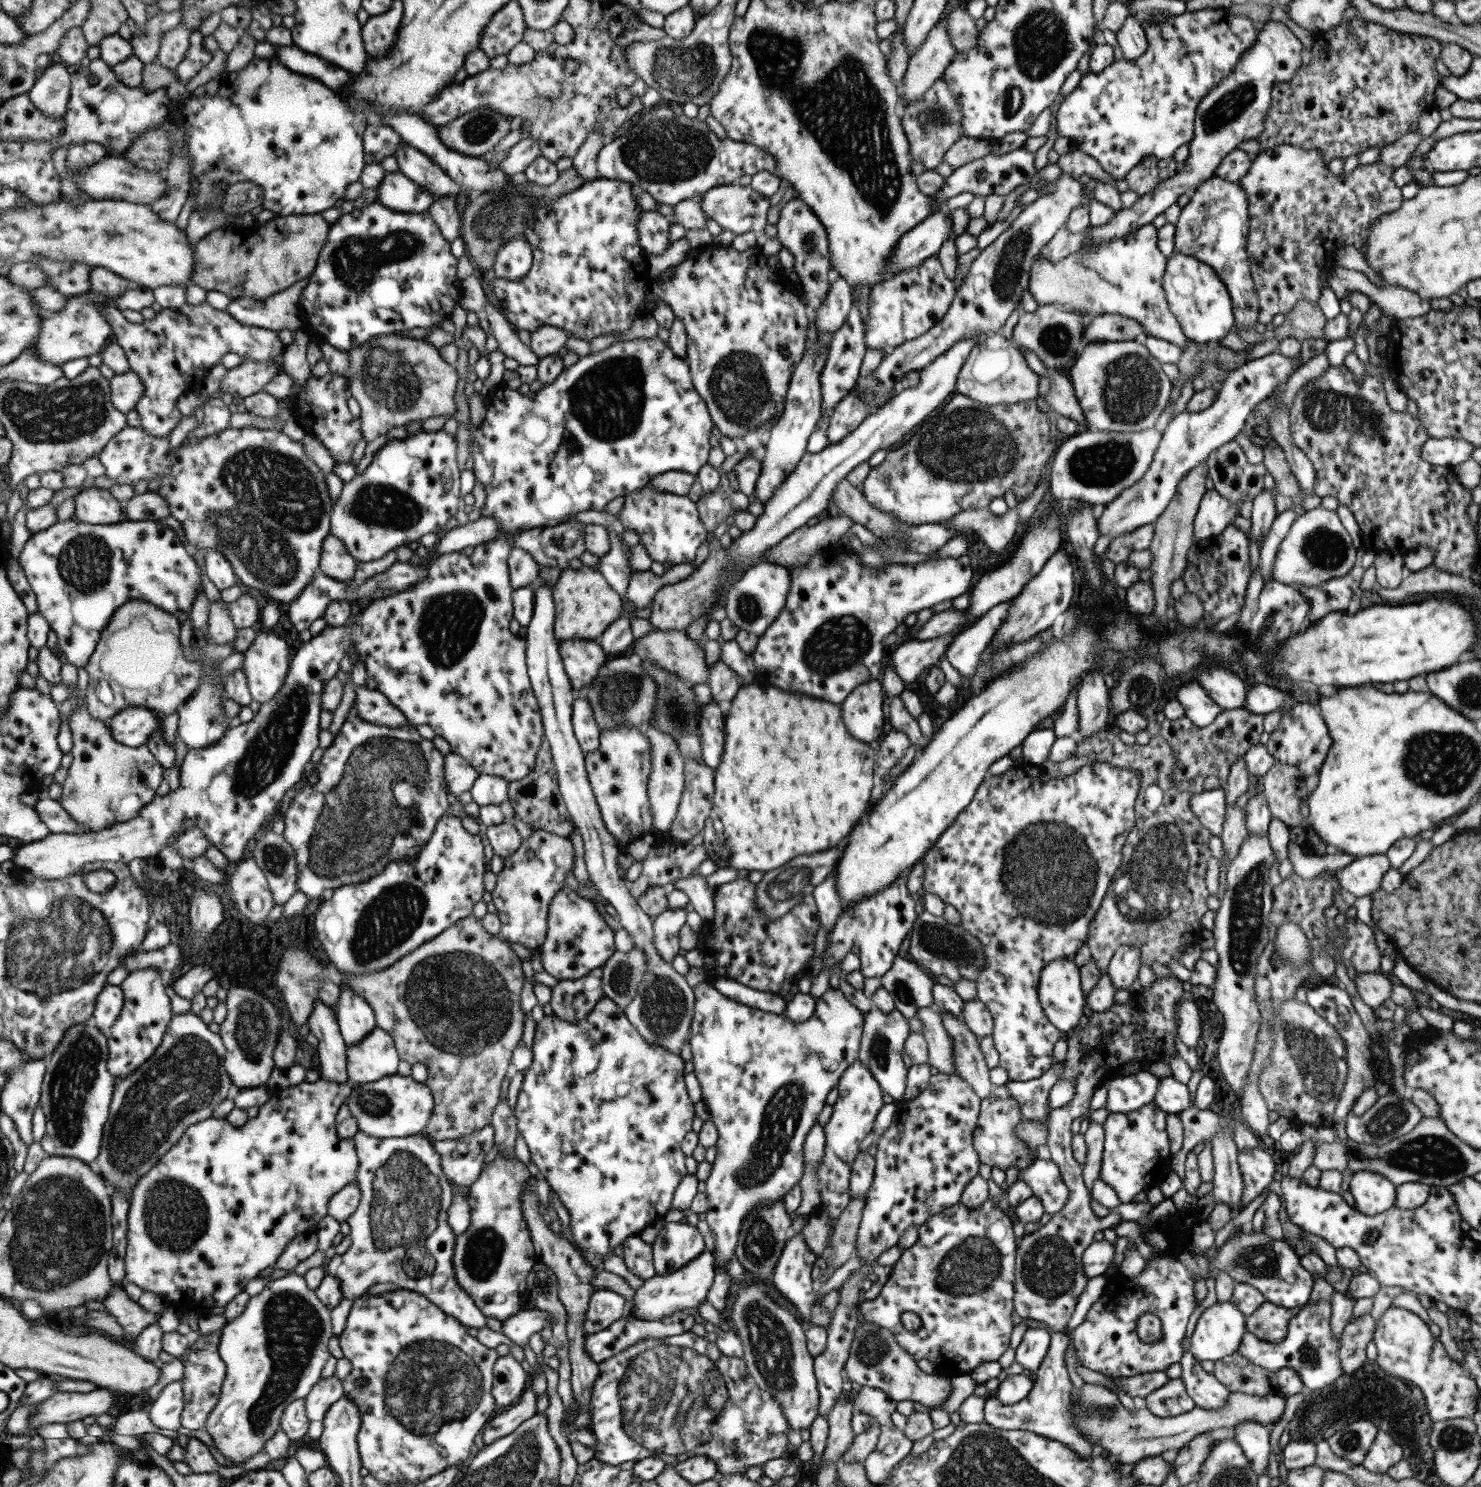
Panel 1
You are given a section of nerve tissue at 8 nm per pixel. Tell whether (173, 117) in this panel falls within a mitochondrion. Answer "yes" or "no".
no

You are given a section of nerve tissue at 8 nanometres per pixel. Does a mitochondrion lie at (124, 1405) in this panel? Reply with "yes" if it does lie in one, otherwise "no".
no

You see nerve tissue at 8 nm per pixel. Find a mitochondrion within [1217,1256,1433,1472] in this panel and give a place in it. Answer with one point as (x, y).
(1385, 1394)

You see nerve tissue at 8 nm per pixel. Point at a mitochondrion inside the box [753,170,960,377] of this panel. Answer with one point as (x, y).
(813, 250)

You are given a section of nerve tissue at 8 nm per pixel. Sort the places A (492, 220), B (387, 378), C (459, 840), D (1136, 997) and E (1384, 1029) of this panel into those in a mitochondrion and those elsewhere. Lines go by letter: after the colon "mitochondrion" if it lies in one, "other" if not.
A: mitochondrion
B: mitochondrion
C: other
D: other
E: other

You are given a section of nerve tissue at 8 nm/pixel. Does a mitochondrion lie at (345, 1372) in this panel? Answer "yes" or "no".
no

